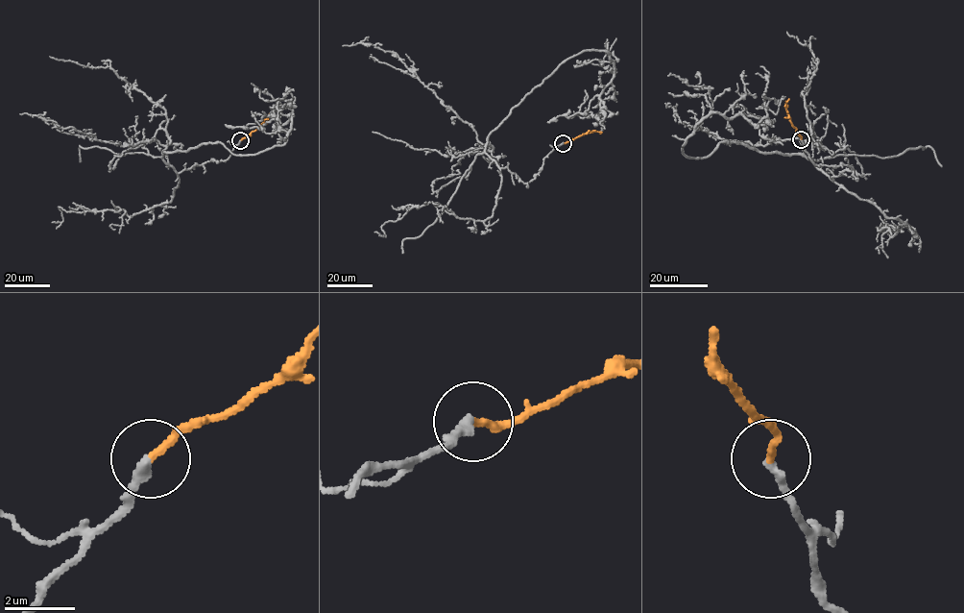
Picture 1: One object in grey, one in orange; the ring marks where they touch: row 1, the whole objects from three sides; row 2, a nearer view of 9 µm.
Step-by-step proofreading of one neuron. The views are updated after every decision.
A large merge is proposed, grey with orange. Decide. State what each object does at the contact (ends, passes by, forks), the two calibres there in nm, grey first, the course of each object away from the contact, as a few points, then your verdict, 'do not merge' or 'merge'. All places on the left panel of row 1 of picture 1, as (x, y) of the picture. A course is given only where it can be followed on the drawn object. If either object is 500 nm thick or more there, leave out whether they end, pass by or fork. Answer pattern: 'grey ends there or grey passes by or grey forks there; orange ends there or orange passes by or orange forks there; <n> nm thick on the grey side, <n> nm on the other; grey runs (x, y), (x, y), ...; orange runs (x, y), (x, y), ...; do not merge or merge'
grey ends there; orange ends there; 280 nm thick on the grey side, 200 nm on the other; grey runs (240, 140), (177, 173), (162, 159), (281, 146), (292, 120), (277, 129), (281, 105), (251, 84); orange runs (240, 140), (277, 109); merge

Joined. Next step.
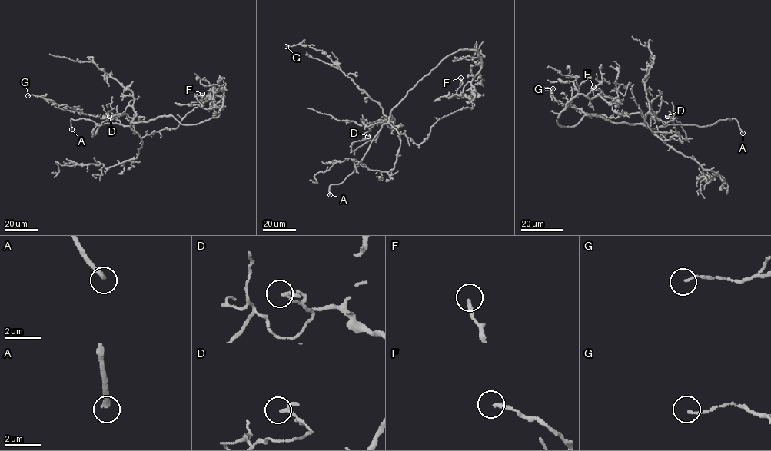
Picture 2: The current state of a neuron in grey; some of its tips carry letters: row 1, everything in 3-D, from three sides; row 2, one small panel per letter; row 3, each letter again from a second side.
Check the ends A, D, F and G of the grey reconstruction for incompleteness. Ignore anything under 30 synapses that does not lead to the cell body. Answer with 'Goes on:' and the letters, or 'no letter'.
Goes on: A

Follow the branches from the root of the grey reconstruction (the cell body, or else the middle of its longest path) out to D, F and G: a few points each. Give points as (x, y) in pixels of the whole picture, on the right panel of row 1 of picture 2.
D: (624, 123), (643, 124), (653, 128), (673, 117), (680, 124), (686, 140), (676, 131), (672, 120), (667, 116)
F: (624, 123), (588, 115), (571, 127), (557, 123), (565, 105), (579, 94), (619, 101), (593, 87)
G: (624, 123), (643, 124), (643, 115), (636, 112), (607, 118), (587, 114), (556, 101), (550, 92), (553, 88)

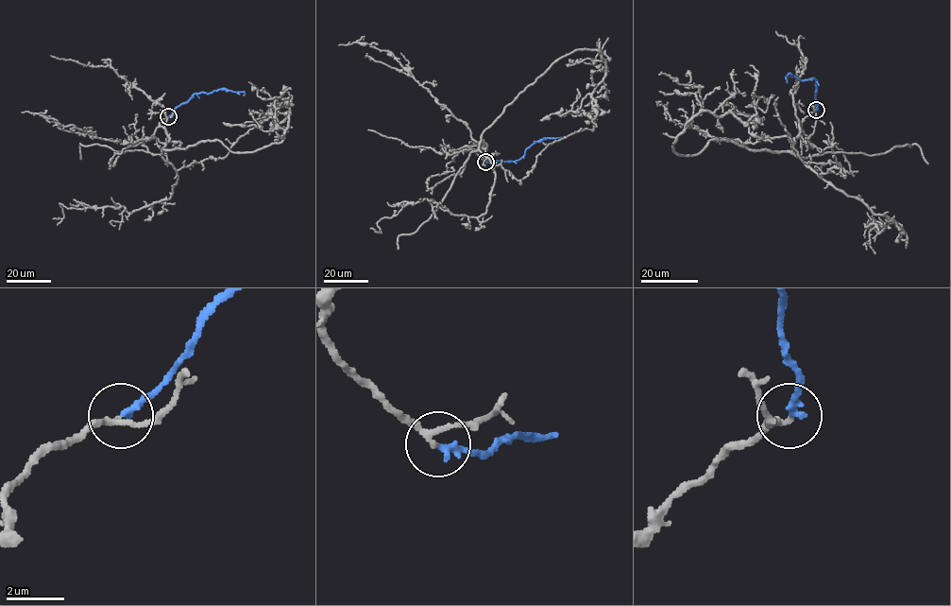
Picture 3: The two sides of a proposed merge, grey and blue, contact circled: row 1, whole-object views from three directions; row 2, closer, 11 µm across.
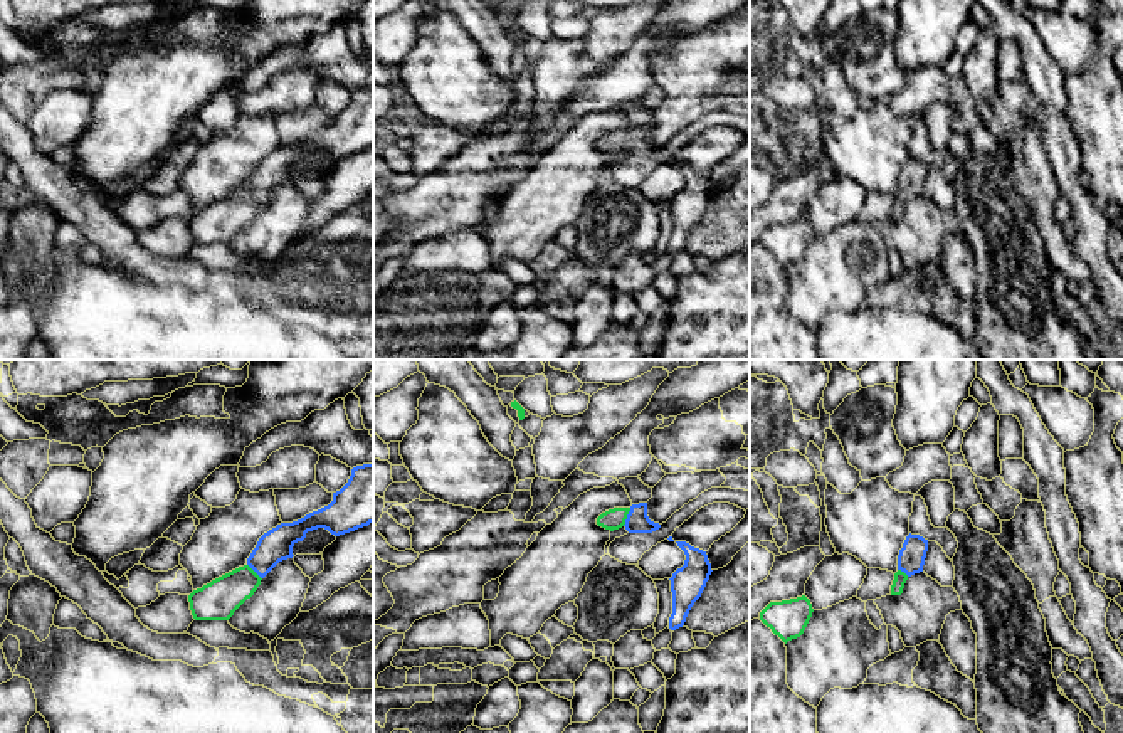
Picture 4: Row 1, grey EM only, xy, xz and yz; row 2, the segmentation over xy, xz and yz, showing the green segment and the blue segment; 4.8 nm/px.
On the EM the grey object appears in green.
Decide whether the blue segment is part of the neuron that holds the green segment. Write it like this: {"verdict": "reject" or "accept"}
{"verdict": "accept"}

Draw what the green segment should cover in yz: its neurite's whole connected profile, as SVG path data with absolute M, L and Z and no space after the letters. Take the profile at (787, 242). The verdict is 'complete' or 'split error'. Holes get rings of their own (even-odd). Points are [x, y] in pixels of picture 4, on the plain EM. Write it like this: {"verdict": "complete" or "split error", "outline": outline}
{"verdict": "complete", "outline": "M802 219L790 224L770 225L760 235L760 244L787 267L804 257L812 235L810 224Z"}

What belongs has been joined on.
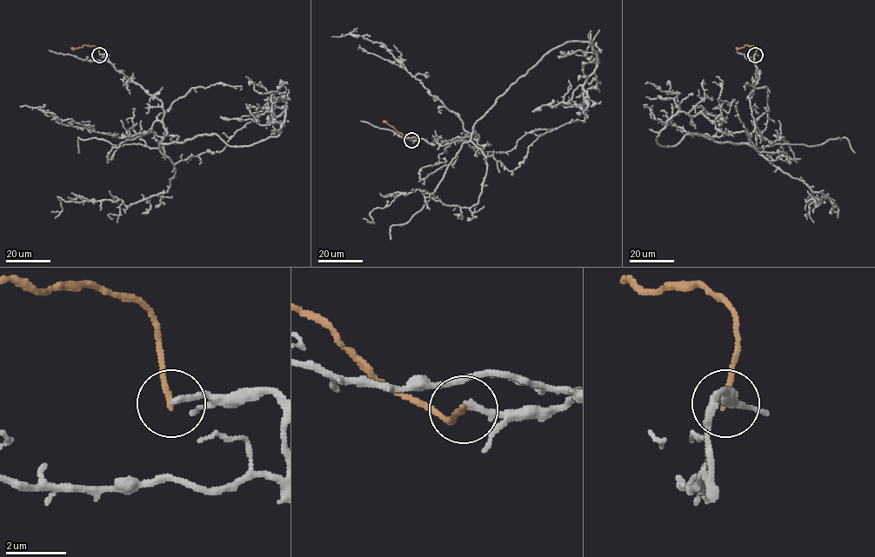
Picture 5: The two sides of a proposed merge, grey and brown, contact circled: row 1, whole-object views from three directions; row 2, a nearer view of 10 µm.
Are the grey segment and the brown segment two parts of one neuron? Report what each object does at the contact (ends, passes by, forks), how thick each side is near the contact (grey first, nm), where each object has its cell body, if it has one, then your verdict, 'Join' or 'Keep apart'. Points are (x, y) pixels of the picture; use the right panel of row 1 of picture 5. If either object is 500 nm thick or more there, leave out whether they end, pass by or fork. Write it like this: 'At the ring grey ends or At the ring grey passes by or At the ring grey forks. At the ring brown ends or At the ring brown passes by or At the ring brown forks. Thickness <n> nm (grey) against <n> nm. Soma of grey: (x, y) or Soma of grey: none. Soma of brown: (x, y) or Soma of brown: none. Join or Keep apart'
At the ring grey ends. At the ring brown ends. Thickness 240 nm (grey) against 190 nm. Soma of grey: none. Soma of brown: none. Keep apart

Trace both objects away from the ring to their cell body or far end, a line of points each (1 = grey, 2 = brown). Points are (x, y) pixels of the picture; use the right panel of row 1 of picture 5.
1: (755, 55), (748, 142), (686, 134), (670, 146), (657, 142), (679, 112), (711, 121), (720, 115), (716, 76)
2: (755, 55), (756, 49), (753, 46), (736, 48)

